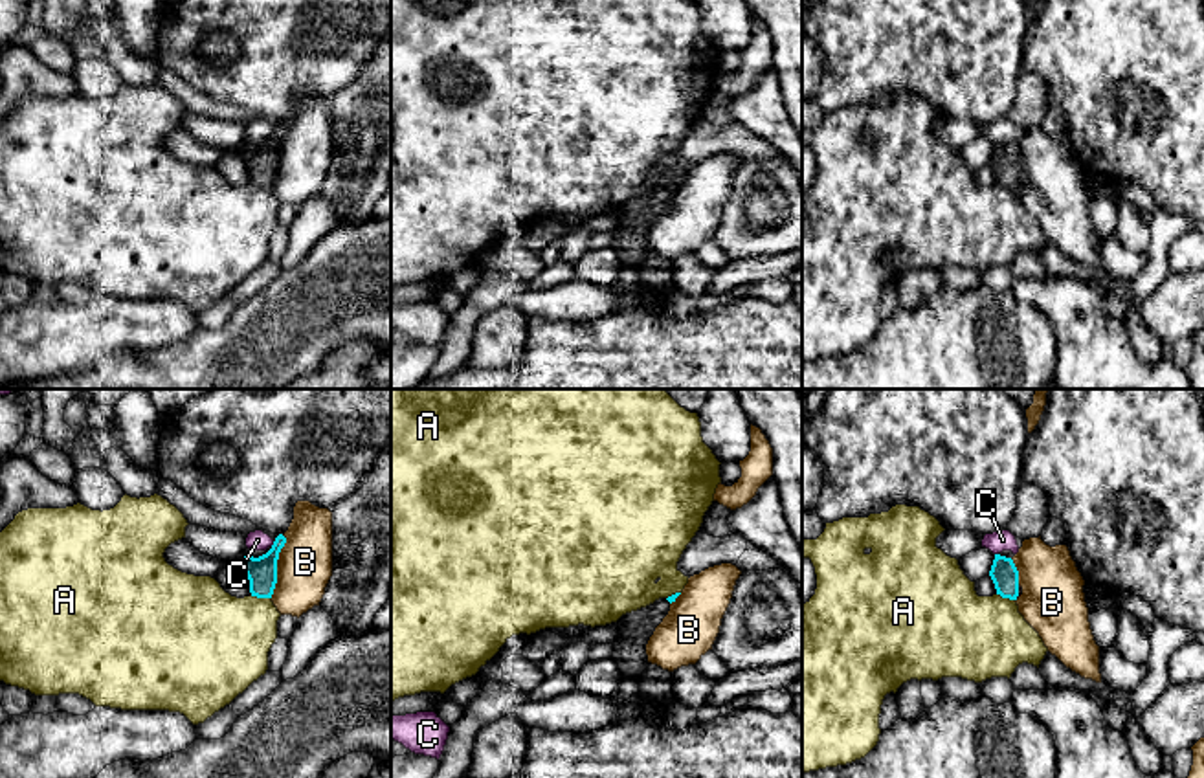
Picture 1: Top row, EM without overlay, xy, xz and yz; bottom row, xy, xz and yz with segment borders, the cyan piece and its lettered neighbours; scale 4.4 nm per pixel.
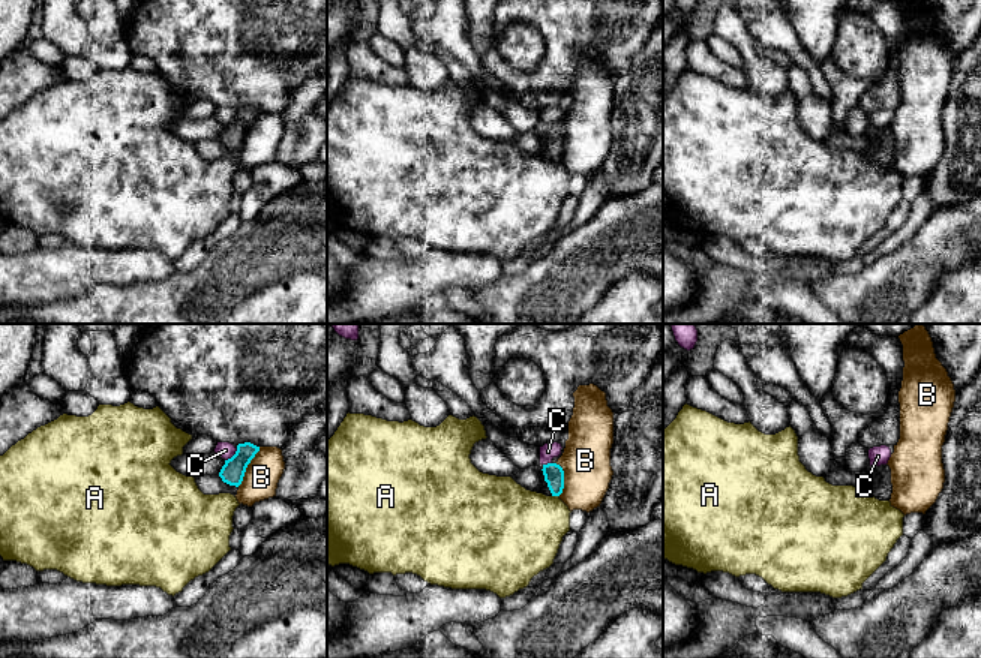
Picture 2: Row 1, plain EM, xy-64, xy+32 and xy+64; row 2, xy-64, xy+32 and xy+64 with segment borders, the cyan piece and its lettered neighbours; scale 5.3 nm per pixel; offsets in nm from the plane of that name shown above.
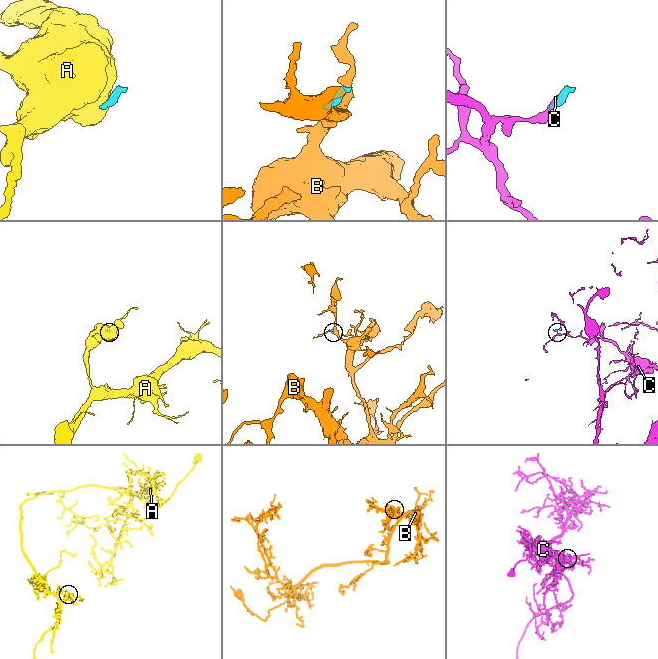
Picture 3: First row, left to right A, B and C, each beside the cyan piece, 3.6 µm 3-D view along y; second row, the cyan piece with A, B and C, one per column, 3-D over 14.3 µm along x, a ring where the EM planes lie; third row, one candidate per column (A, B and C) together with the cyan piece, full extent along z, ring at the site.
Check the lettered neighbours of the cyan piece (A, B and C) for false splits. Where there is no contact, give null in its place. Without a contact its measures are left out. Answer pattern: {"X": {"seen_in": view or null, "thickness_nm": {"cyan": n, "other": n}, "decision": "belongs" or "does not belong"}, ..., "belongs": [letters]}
{"A": {"seen_in": "xy", "thickness_nm": {"cyan": 130, "other": 400}, "decision": "does not belong"}, "B": {"seen_in": "xy", "thickness_nm": {"cyan": 130, "other": 240}, "decision": "does not belong"}, "C": {"seen_in": "xy", "thickness_nm": {"cyan": 130, "other": 90}, "decision": "does not belong"}, "belongs": []}

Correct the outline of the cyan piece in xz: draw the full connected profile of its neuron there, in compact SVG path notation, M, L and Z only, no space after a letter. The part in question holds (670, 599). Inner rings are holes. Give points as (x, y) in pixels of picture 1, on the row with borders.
M681 593L668 598L659 598L653 604L637 611L622 615L619 622L619 637L613 642L613 659L619 664L624 679L637 679L648 666L646 644L653 635L655 628L670 611L670 604Z

